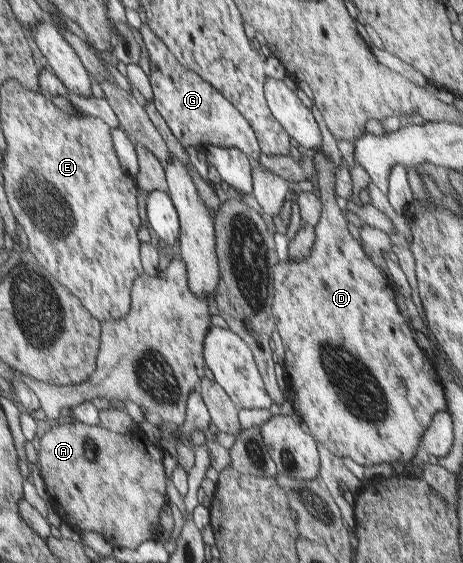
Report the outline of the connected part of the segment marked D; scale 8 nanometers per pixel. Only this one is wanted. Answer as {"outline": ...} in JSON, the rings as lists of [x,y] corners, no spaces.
{"outline":[[[316,149],[317,153],[314,155],[312,161],[316,168],[315,183],[321,197],[320,201],[320,215],[318,223],[314,226],[315,241],[311,245],[309,255],[301,261],[276,261],[270,265],[270,281],[272,290],[270,297],[267,299],[270,305],[270,315],[274,323],[274,329],[279,333],[281,344],[285,349],[285,381],[287,381],[287,398],[293,403],[292,407],[295,414],[301,419],[301,426],[313,438],[317,445],[327,447],[328,451],[334,457],[339,459],[347,457],[355,461],[358,465],[373,465],[375,463],[391,464],[395,461],[401,461],[403,464],[411,463],[413,453],[417,449],[417,445],[421,445],[422,434],[426,432],[432,424],[431,417],[435,417],[440,412],[447,410],[444,394],[442,391],[442,383],[435,366],[429,363],[429,359],[423,355],[423,351],[419,347],[415,347],[417,343],[411,337],[411,331],[405,323],[405,319],[399,315],[397,305],[395,305],[395,291],[391,289],[389,281],[377,271],[377,267],[369,261],[367,255],[363,253],[361,245],[349,235],[349,231],[345,229],[345,219],[338,209],[338,205],[334,201],[333,184],[337,177],[335,169],[332,164],[322,155],[322,150]]]}

